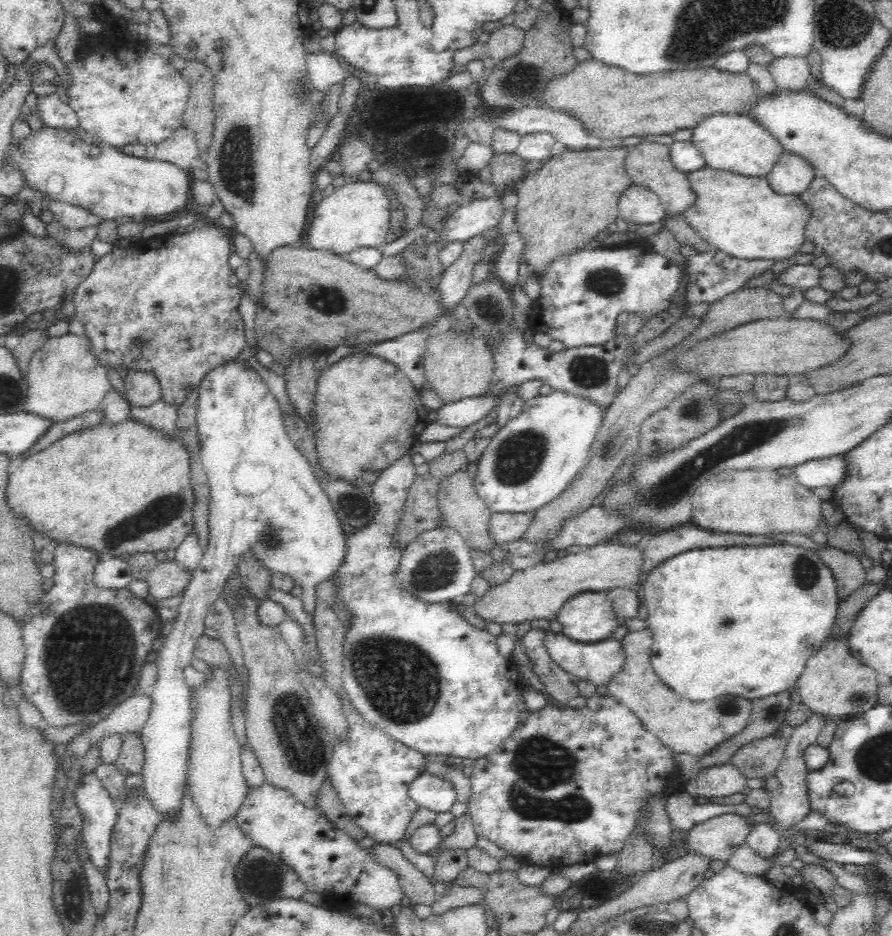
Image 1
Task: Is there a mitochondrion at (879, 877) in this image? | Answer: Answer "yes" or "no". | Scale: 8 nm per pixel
no

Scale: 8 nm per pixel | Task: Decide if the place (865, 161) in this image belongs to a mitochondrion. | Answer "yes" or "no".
no

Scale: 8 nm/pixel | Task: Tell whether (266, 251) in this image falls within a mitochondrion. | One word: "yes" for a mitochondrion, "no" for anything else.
no

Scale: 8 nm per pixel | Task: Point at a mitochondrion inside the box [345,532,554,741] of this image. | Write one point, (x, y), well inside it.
(407, 697)

